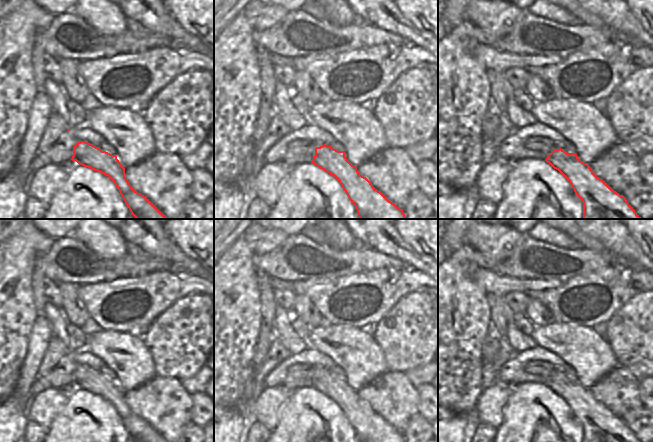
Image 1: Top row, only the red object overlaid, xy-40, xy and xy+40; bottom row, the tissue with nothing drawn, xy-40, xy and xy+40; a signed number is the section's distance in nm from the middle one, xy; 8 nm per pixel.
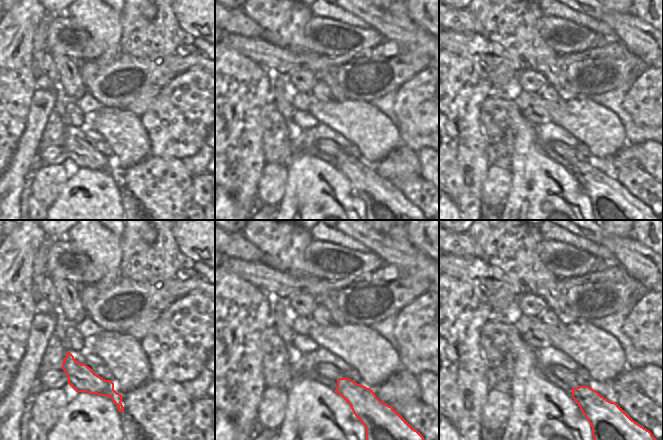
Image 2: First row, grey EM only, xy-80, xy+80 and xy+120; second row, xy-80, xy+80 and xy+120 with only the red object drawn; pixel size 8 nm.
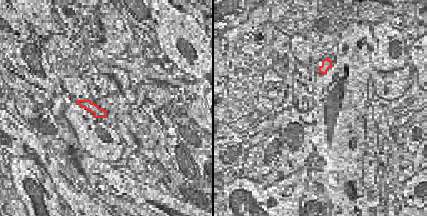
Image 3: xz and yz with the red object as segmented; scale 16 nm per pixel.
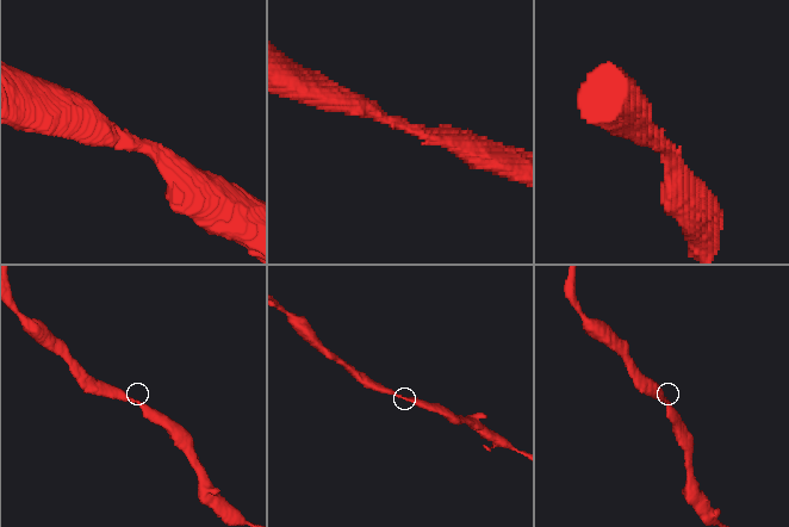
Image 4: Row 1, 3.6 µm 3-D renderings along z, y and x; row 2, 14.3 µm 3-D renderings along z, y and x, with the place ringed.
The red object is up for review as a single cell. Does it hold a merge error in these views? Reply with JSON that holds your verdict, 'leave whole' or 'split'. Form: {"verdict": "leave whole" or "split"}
{"verdict": "leave whole"}

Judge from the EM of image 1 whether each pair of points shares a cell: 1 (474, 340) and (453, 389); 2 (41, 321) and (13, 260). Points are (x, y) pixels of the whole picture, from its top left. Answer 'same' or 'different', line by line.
1: same
2: different

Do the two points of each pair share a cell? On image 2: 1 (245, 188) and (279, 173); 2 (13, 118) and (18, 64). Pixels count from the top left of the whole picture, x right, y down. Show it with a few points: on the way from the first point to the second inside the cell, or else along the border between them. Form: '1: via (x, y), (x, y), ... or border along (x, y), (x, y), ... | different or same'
1: border along (266, 164), (262, 169), (258, 183), (257, 203) | different
2: via (12, 105), (12, 77) | same

